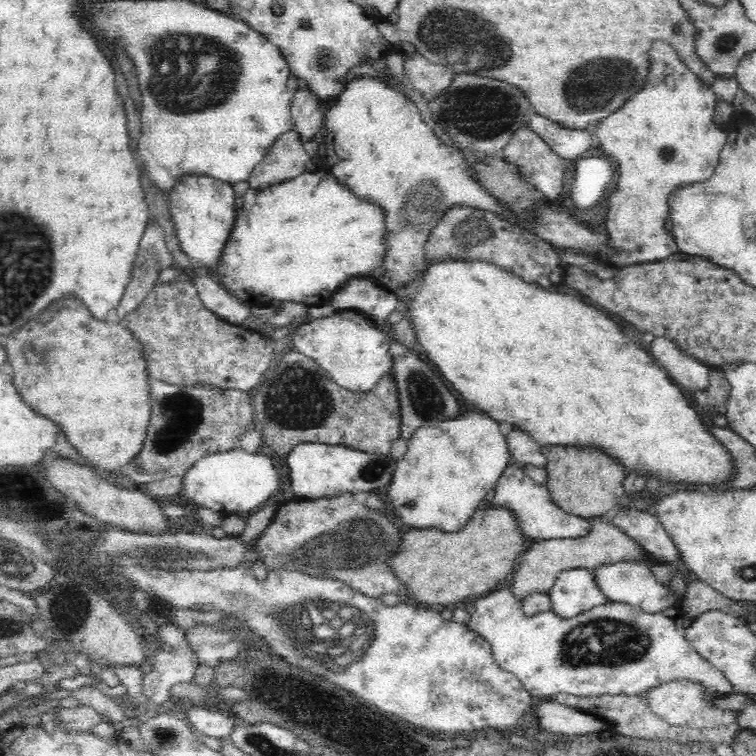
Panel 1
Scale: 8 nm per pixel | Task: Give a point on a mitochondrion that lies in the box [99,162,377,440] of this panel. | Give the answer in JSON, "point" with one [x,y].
{"point":[295,399]}

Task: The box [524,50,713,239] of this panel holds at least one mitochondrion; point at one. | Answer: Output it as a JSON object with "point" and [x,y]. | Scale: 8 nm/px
{"point":[582,91]}

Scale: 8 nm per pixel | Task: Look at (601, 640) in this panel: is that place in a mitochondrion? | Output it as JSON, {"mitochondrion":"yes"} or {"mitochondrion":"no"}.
{"mitochondrion":"yes"}

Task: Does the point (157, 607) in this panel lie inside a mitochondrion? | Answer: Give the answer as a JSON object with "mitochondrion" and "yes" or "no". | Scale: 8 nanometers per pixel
{"mitochondrion":"no"}

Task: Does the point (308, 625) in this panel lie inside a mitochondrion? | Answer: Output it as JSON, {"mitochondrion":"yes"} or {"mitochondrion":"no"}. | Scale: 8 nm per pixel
{"mitochondrion":"yes"}

